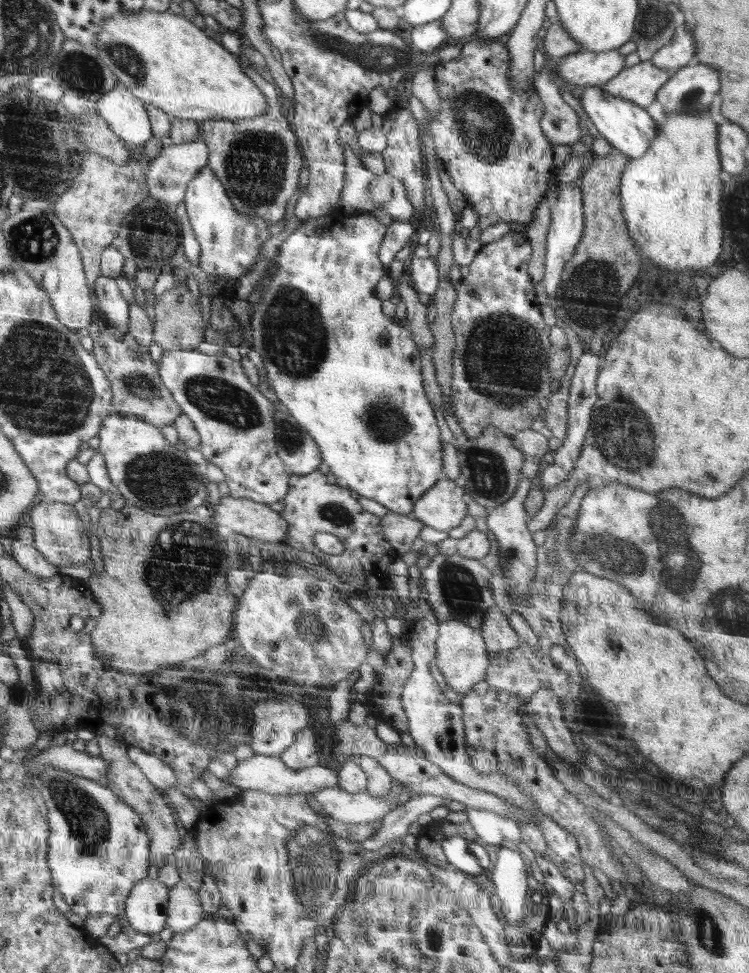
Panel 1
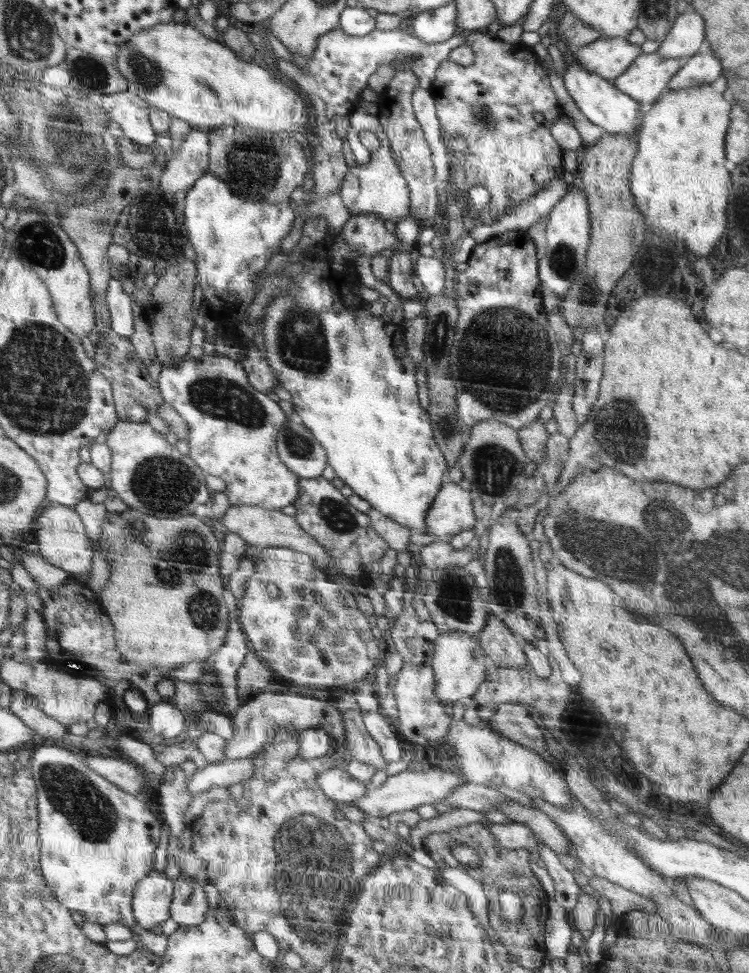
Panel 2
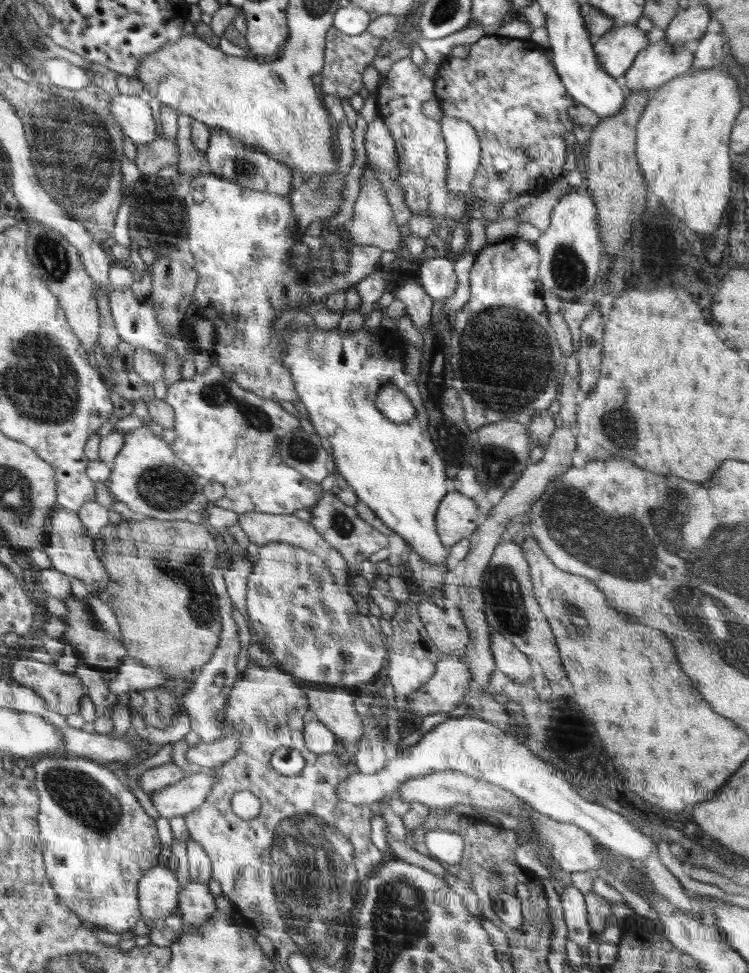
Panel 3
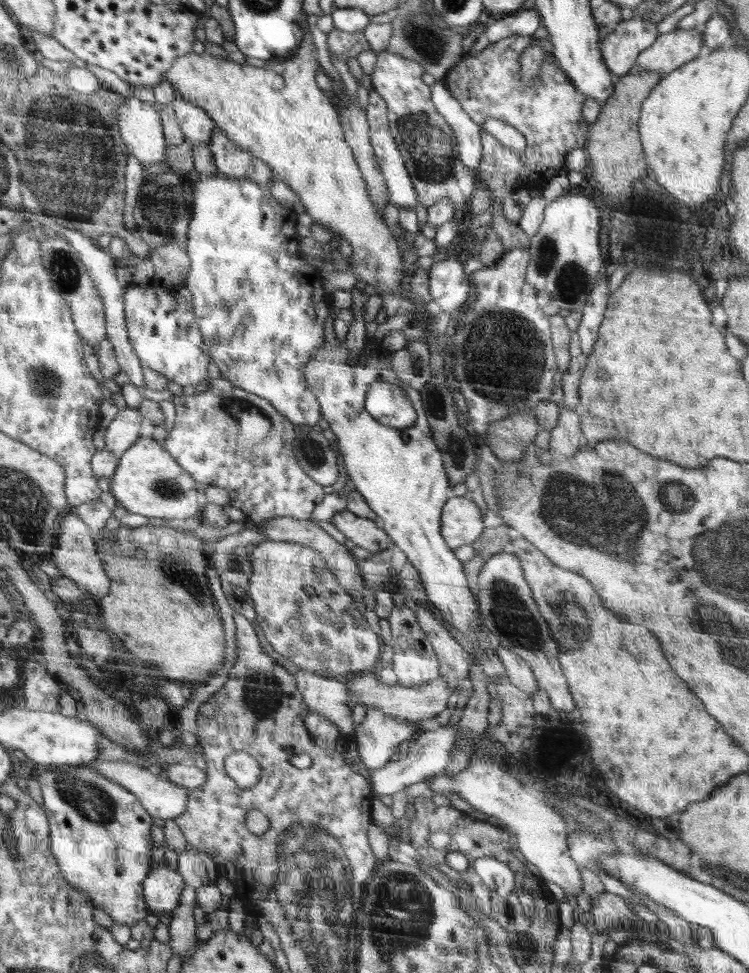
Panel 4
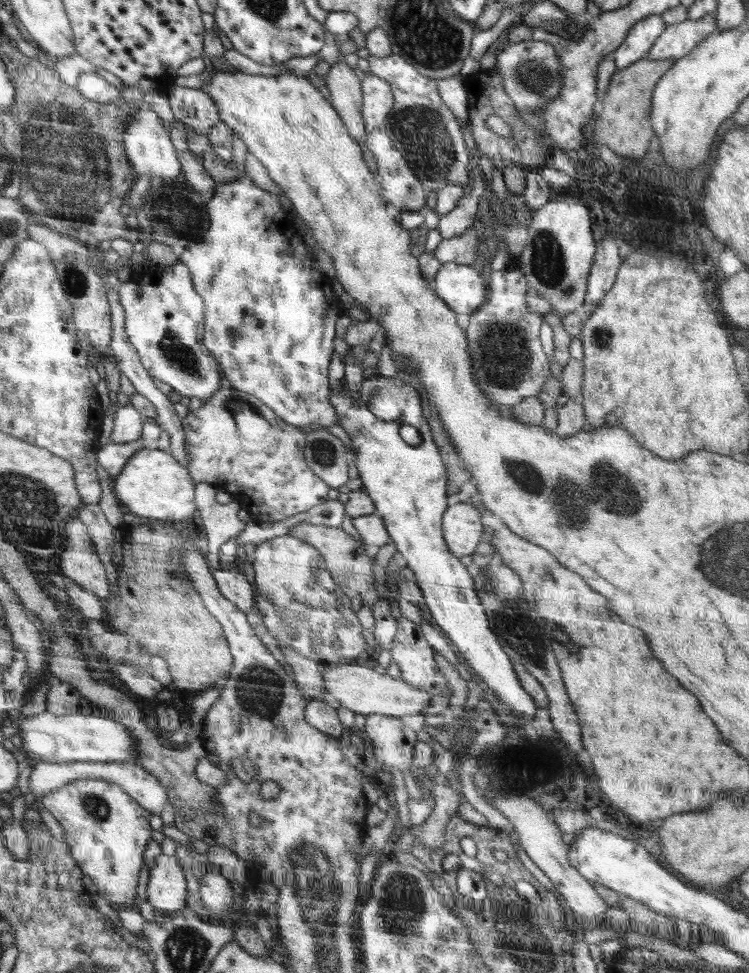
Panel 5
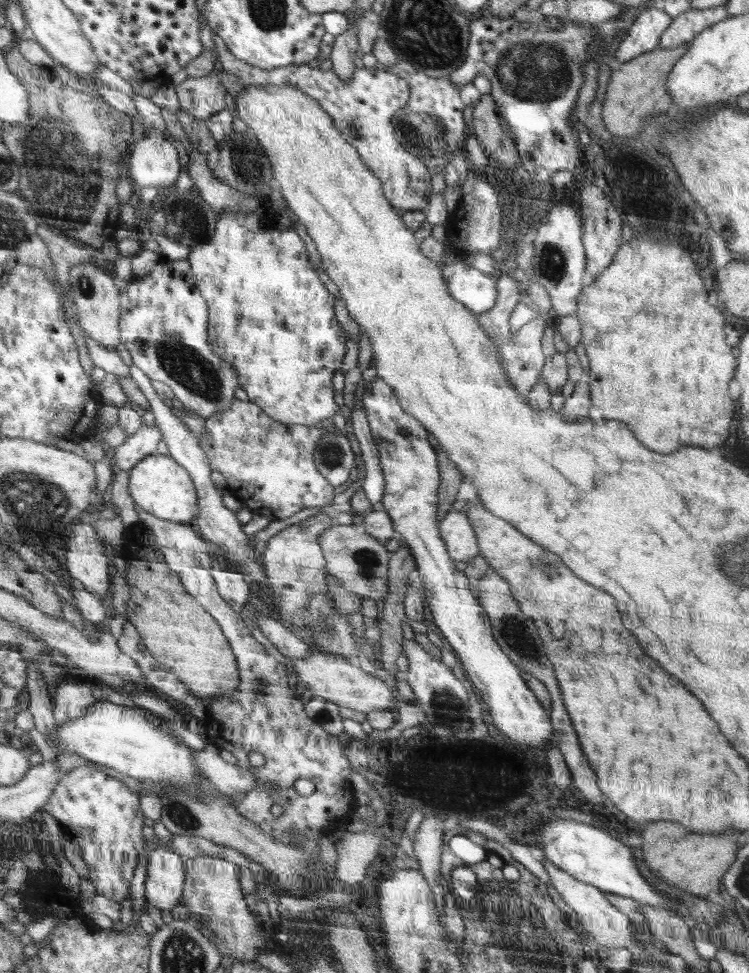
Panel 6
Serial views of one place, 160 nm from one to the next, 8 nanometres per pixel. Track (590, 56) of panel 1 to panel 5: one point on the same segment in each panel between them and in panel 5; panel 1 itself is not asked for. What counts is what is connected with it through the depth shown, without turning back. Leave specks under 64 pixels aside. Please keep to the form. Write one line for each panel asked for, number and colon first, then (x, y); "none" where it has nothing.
2: (609, 57)
3: (617, 49)
4: (621, 47)
5: (640, 40)

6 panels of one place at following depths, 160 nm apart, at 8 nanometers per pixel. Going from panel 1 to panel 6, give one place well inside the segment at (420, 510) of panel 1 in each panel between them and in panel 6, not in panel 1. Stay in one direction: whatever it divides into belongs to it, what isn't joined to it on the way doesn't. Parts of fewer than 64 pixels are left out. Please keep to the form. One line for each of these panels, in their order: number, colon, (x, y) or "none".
2: (453, 513)
3: (459, 518)
4: (461, 522)
5: (462, 528)
6: (460, 539)

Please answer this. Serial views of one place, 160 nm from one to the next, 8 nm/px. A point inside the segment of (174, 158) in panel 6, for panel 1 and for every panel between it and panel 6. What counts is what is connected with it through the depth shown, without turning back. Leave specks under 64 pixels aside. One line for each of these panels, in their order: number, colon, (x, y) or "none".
1: (126, 114)
2: (127, 109)
3: (134, 114)
4: (141, 126)
5: (147, 142)

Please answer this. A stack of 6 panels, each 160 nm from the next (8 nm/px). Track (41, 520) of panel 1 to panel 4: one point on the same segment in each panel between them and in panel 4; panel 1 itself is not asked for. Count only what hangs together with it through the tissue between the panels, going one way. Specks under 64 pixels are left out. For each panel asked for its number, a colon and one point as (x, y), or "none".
2: (61, 539)
3: (70, 551)
4: (75, 557)

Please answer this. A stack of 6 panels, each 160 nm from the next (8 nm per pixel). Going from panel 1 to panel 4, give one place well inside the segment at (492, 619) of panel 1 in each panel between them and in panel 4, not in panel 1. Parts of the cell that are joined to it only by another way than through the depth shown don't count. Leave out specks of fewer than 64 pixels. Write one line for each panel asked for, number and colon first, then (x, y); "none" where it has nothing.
2: (500, 644)
3: (508, 660)
4: (516, 670)

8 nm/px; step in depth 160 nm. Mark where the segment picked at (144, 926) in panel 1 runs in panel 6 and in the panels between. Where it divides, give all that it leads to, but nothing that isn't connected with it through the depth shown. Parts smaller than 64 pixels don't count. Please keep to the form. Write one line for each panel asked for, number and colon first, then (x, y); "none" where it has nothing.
2: (152, 899)
3: (158, 893)
4: (163, 888)
5: (166, 889)
6: (164, 884)

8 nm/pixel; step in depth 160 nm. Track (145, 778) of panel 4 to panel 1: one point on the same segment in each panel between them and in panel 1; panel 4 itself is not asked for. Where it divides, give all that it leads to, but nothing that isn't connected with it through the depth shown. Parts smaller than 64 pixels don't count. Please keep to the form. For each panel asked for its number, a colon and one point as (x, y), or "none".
1: (268, 774)
2: (230, 772)
3: (177, 800)

